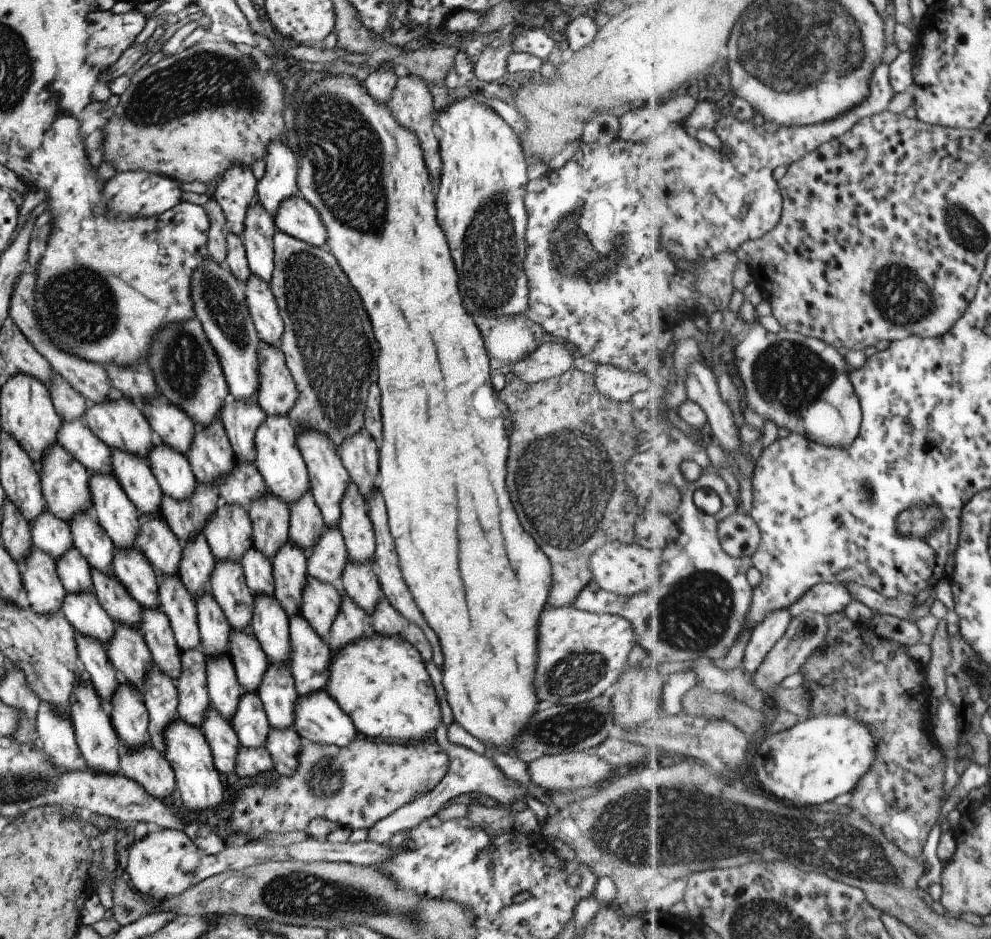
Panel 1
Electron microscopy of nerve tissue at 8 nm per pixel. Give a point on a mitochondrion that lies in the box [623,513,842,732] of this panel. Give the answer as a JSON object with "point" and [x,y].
{"point":[693,614]}

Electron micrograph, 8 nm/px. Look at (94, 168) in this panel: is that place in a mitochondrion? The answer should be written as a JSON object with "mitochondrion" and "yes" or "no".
{"mitochondrion":"no"}

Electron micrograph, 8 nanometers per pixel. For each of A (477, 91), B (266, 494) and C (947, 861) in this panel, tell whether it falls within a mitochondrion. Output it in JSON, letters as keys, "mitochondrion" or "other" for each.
{"A":"other","B":"other","C":"other"}

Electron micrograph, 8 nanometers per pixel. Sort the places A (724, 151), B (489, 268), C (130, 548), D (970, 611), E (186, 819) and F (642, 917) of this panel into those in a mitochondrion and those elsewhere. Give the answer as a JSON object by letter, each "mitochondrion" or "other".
{"A":"other","B":"mitochondrion","C":"other","D":"other","E":"other","F":"other"}

